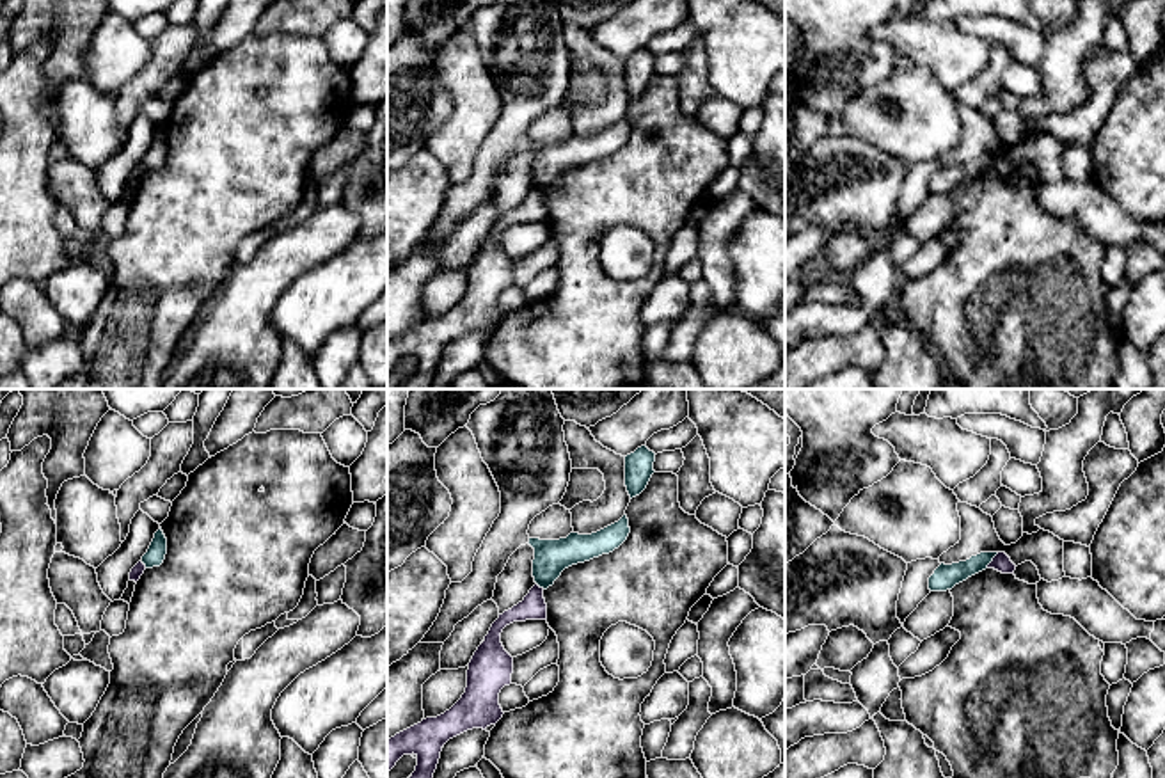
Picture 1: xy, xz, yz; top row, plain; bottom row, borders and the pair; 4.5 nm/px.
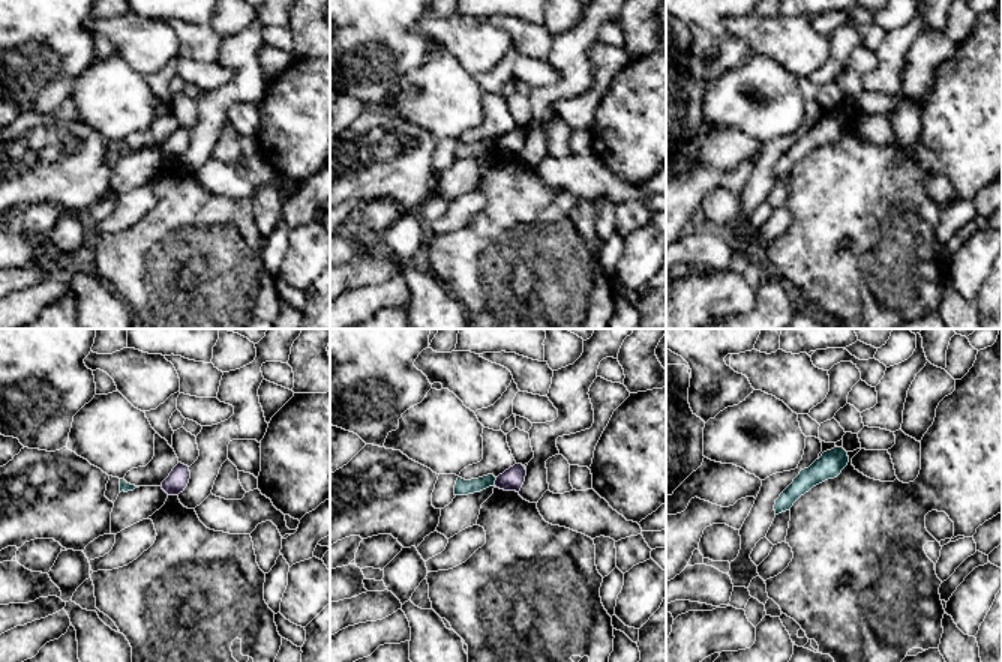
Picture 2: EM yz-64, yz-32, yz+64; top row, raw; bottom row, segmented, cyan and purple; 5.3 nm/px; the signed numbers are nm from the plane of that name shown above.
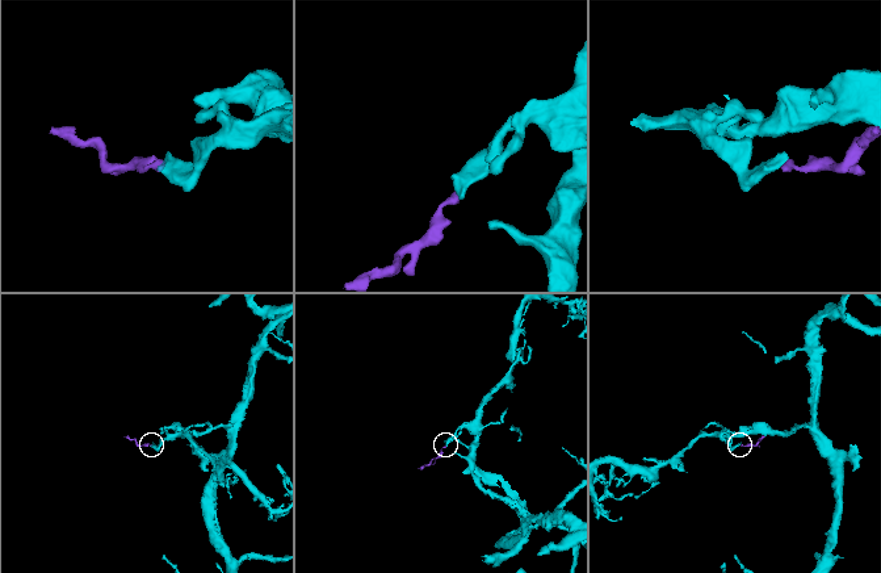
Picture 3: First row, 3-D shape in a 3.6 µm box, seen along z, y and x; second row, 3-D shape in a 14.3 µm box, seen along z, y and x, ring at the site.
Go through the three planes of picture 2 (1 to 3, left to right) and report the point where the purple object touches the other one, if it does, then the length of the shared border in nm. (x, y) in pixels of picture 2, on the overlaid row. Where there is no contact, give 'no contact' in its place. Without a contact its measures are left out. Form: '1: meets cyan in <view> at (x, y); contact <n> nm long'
1: no contact
2: meets cyan in yz-32 at (495, 479); contact 40 nm long
3: no contact

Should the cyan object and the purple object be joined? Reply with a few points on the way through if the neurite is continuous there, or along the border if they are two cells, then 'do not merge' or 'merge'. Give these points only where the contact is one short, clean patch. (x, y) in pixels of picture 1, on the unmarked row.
border yz (998, 155), (986, 169); do not merge

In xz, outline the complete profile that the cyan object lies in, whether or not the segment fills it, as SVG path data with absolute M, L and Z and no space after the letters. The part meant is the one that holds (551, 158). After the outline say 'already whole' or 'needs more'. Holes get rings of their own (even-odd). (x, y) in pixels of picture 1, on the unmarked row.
M623 117L618 124L591 137L570 135L559 142L529 140L527 146L535 151L535 185L547 192L565 171L613 155L629 135L629 121Z; already whole

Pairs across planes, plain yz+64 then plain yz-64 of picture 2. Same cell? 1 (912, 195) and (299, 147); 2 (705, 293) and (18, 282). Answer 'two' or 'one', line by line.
1: one
2: two

